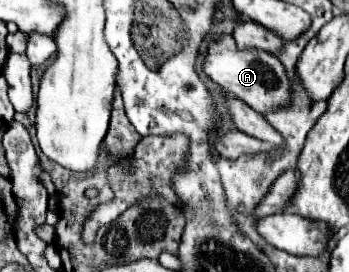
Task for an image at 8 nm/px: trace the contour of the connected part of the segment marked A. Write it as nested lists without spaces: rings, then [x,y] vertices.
[[[222,36],[214,44],[210,44],[204,62],[204,72],[228,94],[234,94],[260,114],[268,114],[272,110],[280,110],[290,104],[292,88],[282,62],[276,56],[270,56],[268,52],[258,52],[254,48],[240,50],[232,36]]]

